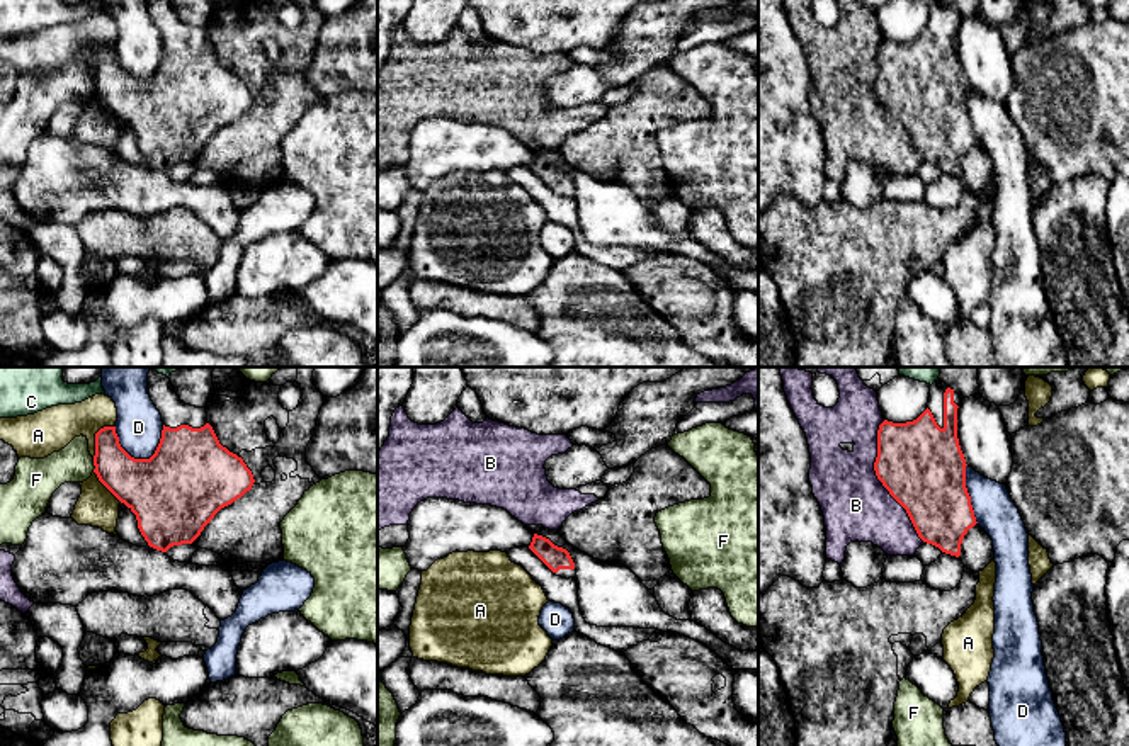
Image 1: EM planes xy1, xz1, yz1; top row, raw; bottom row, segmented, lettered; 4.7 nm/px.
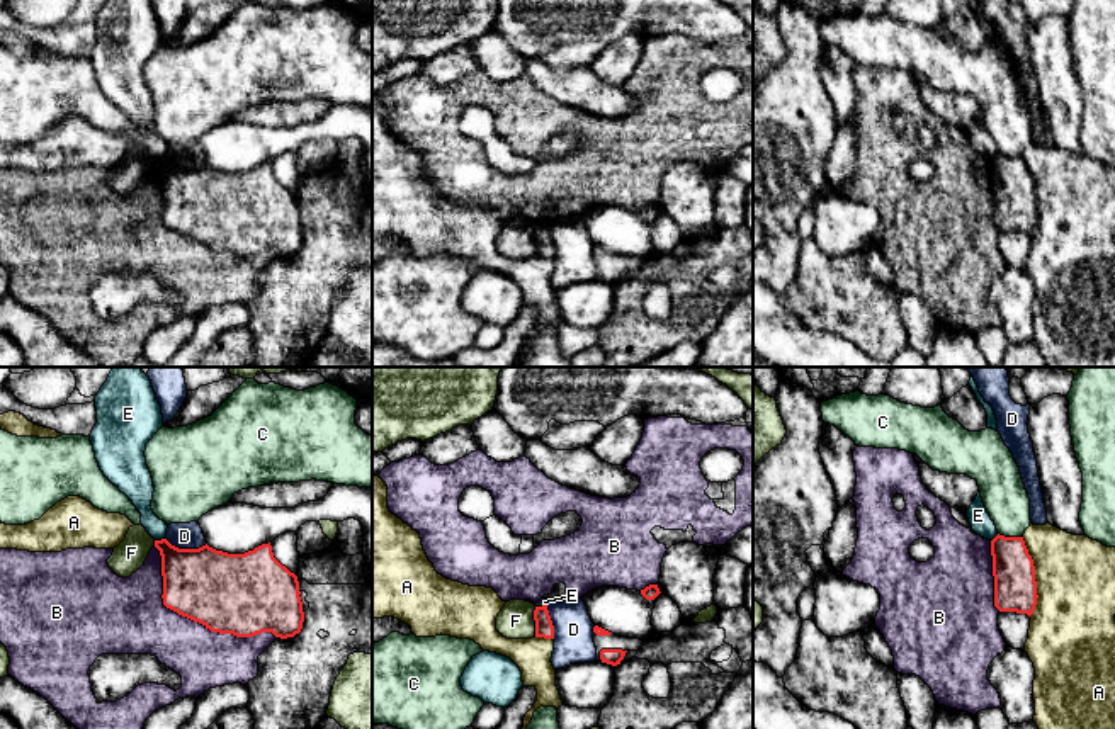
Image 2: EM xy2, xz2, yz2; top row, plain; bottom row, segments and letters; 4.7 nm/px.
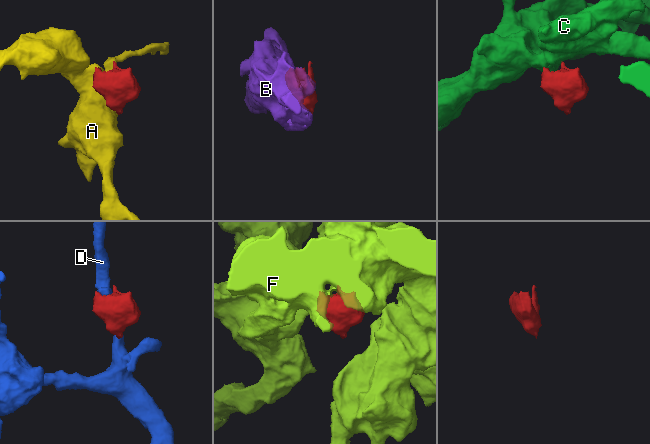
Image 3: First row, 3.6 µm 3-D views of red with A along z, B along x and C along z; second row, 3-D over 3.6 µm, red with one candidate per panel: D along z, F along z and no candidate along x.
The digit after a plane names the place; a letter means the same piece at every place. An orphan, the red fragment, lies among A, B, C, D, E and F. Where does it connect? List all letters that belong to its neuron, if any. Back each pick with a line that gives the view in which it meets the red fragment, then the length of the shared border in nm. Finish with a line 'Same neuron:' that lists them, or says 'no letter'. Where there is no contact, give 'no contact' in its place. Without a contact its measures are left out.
Same neuron: no letter

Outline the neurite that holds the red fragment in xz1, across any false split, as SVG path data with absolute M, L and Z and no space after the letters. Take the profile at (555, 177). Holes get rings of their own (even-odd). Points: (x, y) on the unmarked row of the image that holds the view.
M534 153L529 168L556 194L561 197L575 197L576 189L570 172L554 165L549 158Z

